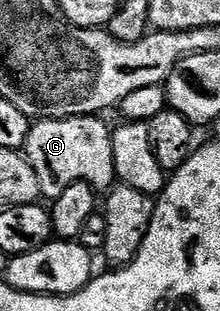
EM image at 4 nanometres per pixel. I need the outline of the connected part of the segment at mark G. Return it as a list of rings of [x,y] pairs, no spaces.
[[[83,114],[77,118],[42,118],[31,123],[22,153],[30,168],[34,168],[34,176],[38,176],[38,188],[45,199],[62,196],[70,184],[79,182],[90,183],[97,192],[112,189],[117,181],[112,130],[102,119]]]

